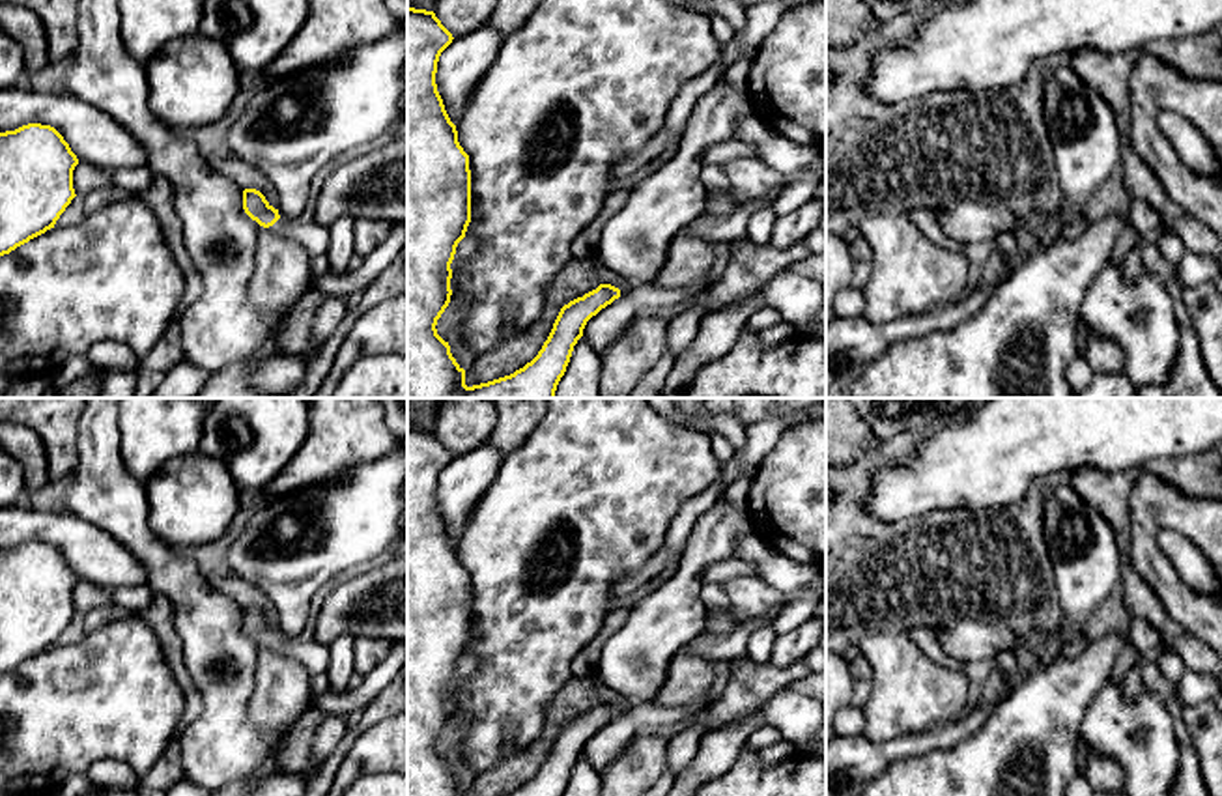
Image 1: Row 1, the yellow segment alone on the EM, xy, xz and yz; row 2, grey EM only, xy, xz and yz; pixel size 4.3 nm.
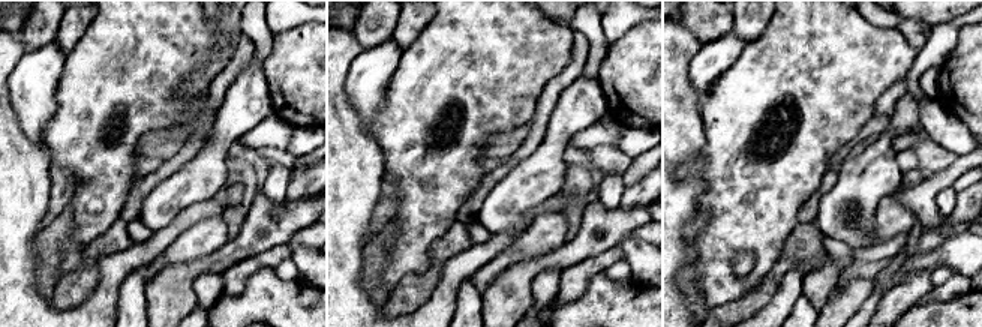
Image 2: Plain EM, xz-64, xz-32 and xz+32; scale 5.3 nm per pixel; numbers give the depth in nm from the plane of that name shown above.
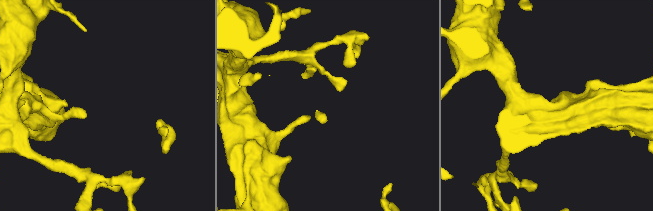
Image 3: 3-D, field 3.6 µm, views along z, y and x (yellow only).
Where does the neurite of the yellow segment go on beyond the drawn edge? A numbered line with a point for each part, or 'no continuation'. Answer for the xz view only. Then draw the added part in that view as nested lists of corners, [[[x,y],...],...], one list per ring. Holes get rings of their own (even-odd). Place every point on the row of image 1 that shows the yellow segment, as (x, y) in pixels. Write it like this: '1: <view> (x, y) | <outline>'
no continuation

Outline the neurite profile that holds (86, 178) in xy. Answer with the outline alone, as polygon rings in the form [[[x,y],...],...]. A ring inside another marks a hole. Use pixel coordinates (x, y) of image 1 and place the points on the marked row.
[[[78,161],[73,170],[73,189],[78,198],[105,185],[110,185],[110,170],[103,170],[90,163]]]

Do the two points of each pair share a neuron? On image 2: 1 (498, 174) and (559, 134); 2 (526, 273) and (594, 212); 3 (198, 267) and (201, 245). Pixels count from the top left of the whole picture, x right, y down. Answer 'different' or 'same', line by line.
1: different
2: same
3: different

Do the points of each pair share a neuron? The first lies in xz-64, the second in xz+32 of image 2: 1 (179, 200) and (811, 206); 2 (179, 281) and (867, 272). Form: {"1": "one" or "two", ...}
{"1": "two", "2": "two"}

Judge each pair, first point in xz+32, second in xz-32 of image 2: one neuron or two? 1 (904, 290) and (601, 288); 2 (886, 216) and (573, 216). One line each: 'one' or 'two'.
1: two
2: two

